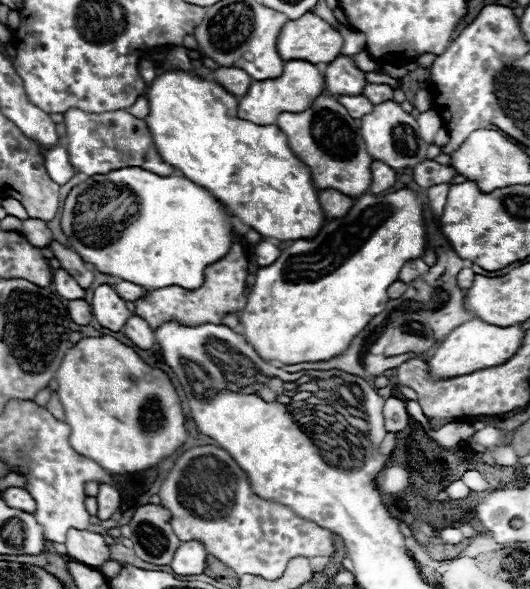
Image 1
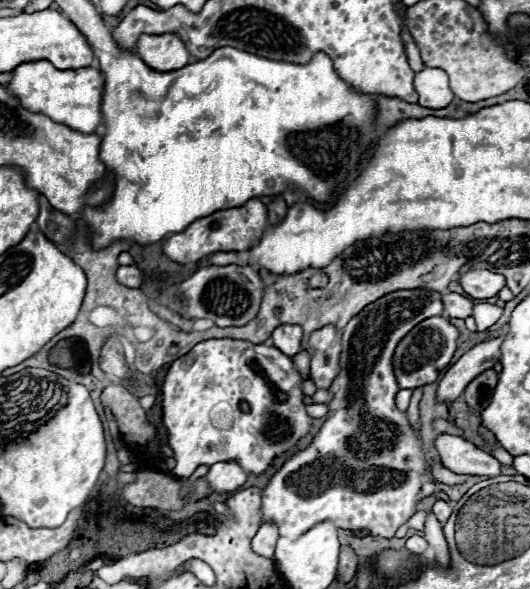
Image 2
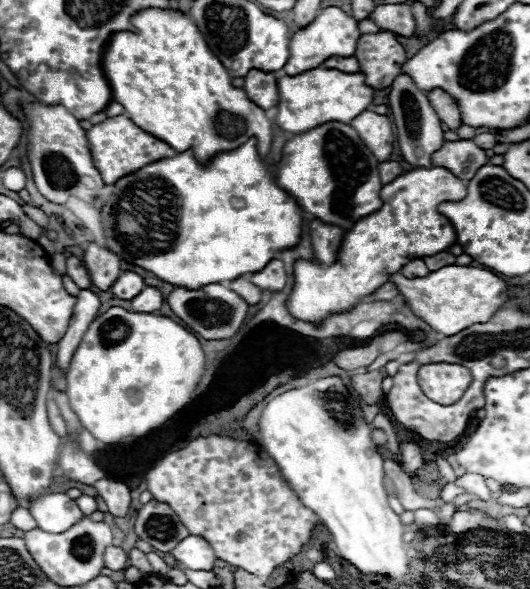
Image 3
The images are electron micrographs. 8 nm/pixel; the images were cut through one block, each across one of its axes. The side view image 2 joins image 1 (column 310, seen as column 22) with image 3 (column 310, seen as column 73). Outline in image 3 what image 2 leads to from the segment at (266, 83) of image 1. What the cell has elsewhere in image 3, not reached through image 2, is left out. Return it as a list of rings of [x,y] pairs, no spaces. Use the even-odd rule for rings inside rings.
[[[312,68],[298,76],[284,74],[278,76],[276,86],[280,100],[276,104],[278,114],[274,118],[274,124],[278,124],[282,130],[292,134],[312,130],[314,126],[332,120],[348,124],[352,118],[362,114],[362,110],[366,110],[374,98],[374,90],[366,86],[362,72],[346,74],[334,68]]]

